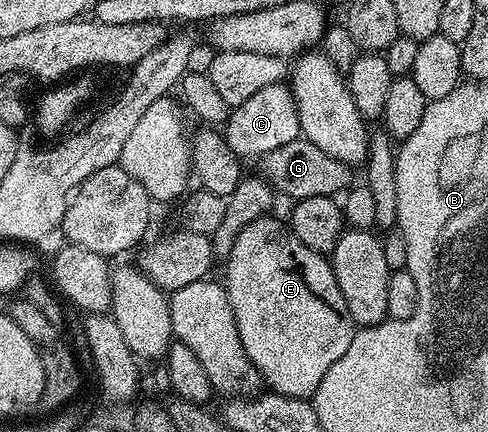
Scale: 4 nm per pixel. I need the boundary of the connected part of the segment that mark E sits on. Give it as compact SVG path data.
M273 217L251 220L251 224L239 232L227 259L229 267L225 270L224 287L235 312L239 340L243 340L251 364L259 368L264 385L272 393L309 400L319 388L319 380L327 376L327 368L351 348L355 323L349 315L347 300L343 300L343 292L339 292L330 259L307 248L282 219L281 223Z

